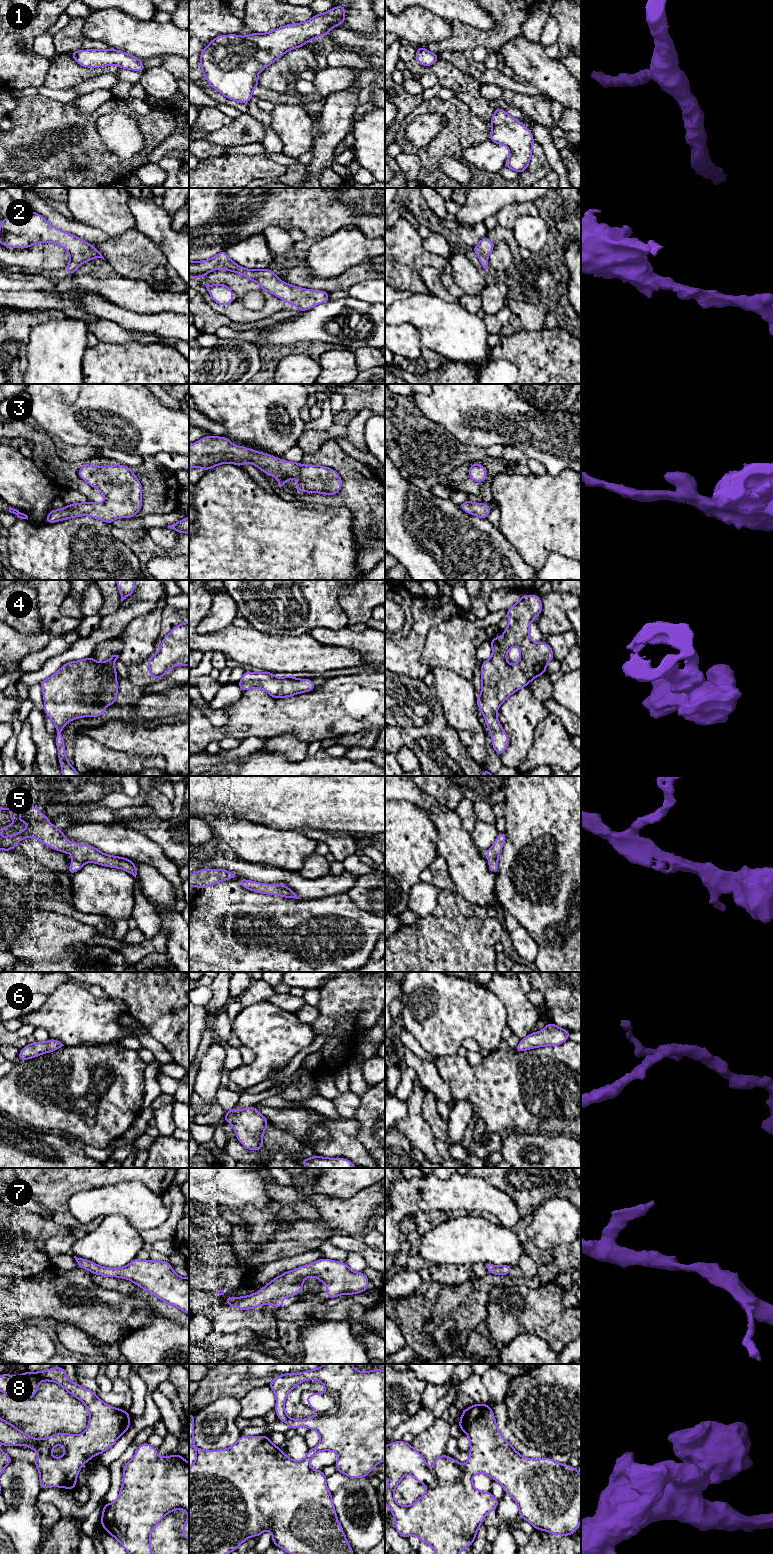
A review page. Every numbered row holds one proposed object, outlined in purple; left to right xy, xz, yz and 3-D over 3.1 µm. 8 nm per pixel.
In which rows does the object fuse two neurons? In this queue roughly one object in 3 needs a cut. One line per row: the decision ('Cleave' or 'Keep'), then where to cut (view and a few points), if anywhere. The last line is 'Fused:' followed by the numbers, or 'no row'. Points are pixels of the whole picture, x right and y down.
1: Keep. No split
2: Keep. No split
3: Keep. No split
4: Keep. No split
5: Keep. No split
6: Keep. No split
7: Keep. No split
8: Keep. No split
Fused: no row

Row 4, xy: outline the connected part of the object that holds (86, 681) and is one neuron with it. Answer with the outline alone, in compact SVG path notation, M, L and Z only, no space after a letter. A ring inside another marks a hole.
M112 655L105 662L97 662L92 656L89 658L65 663L51 677L40 683L45 702L44 712L54 722L58 735L55 743L58 748L59 763L63 776L81 776L72 767L67 759L64 746L64 738L61 735L63 727L76 718L99 716L104 717L104 710L107 705L113 705L118 697L117 672L114 662L119 655Z

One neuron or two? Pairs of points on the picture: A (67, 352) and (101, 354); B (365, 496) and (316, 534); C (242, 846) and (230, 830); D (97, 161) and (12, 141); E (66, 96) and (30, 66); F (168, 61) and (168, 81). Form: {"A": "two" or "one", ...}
{"A": "two", "B": "two", "C": "one", "D": "one", "E": "two", "F": "two"}

